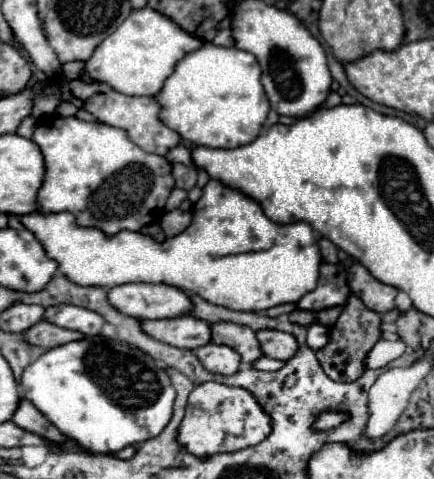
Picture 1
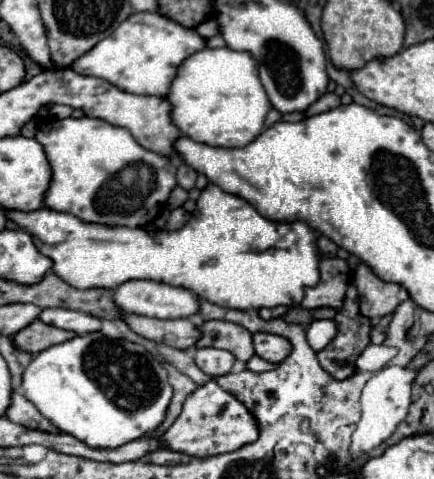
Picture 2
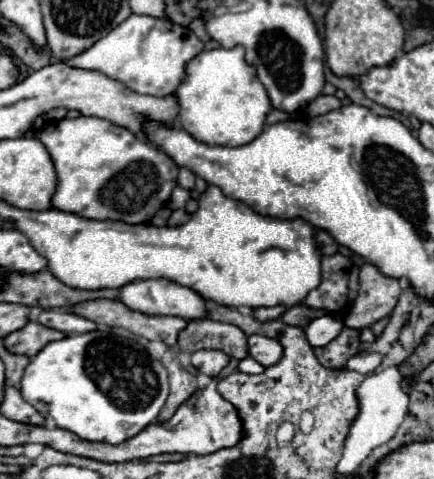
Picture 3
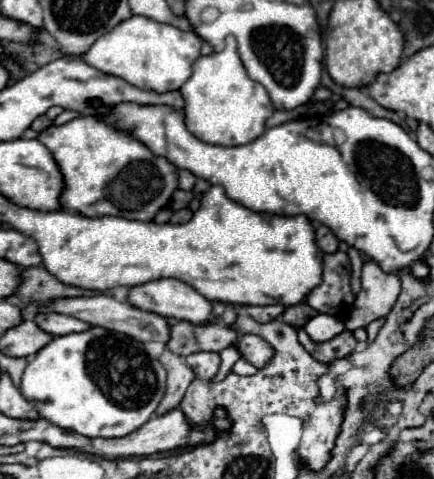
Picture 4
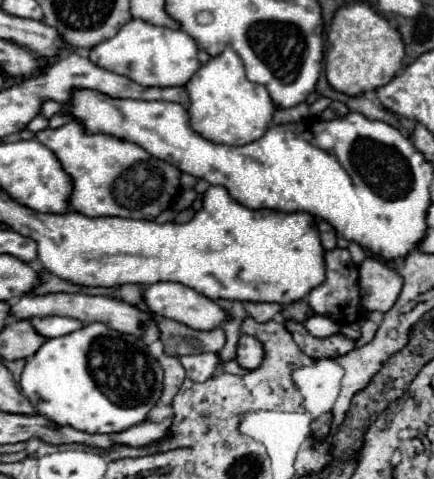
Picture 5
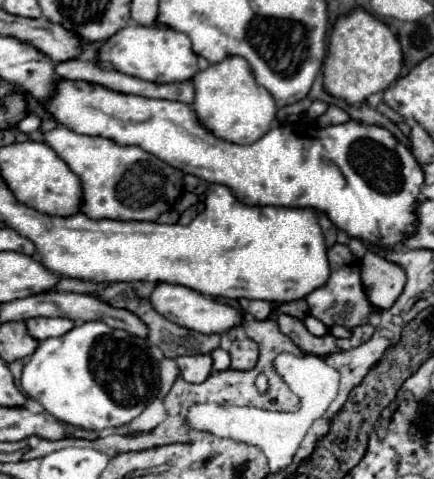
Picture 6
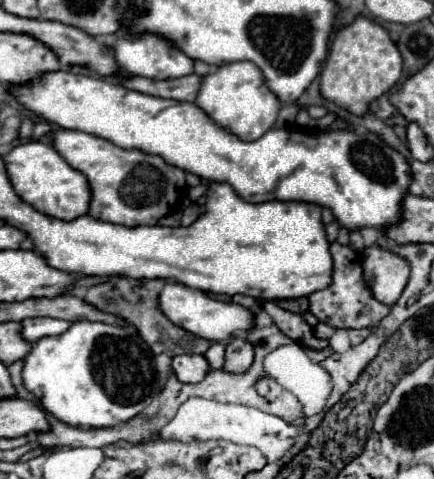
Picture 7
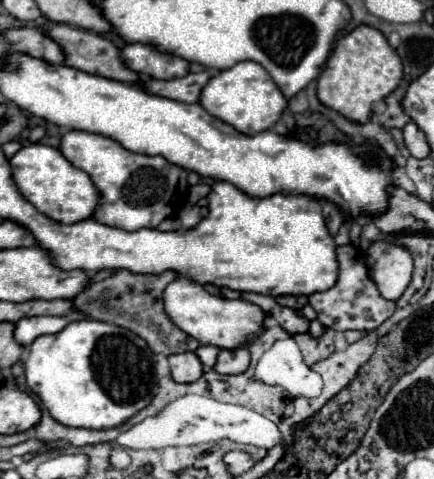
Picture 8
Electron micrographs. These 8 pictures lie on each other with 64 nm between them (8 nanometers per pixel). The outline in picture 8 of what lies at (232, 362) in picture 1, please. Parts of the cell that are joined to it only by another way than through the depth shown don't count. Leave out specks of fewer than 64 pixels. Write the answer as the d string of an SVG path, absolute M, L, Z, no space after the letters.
M182 352L182 354L172 354L168 356L170 362L170 372L174 382L196 382L202 376L202 362L194 352Z

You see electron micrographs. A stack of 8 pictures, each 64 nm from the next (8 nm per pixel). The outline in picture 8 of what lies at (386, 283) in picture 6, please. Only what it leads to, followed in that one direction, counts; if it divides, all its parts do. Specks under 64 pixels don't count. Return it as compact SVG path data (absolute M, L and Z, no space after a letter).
M382 240L372 242L366 264L370 268L370 278L376 282L386 300L398 300L412 280L414 260L412 254L402 246Z

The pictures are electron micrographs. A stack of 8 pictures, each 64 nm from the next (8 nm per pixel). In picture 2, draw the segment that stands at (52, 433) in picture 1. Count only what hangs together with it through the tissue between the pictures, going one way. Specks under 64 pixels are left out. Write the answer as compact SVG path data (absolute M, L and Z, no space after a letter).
M12 392L12 404L8 406L6 410L6 418L16 422L16 424L22 424L26 428L34 428L34 430L44 430L44 432L58 432L50 420L46 420L32 402L28 402L22 394L18 392Z

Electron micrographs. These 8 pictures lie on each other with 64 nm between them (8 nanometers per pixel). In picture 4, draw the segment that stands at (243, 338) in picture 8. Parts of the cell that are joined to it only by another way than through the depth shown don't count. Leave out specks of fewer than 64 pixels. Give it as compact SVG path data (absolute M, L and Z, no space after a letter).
M162 278L130 288L128 302L140 310L156 312L164 318L188 320L190 324L208 324L214 320L212 302L192 286L174 278Z

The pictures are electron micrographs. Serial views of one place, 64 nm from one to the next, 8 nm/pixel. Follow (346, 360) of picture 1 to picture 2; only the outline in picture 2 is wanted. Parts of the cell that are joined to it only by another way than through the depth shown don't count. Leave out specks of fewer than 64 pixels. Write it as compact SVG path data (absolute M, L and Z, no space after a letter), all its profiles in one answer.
M354 286L348 288L344 306L334 320L338 324L338 334L330 346L318 352L318 360L328 374L342 380L356 372L354 360L370 344L368 334L372 322L358 312L358 296Z

